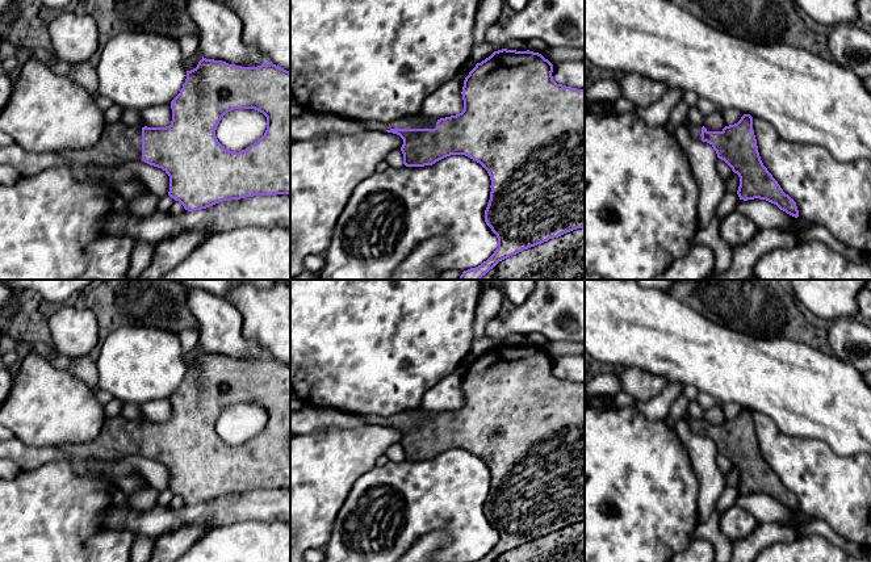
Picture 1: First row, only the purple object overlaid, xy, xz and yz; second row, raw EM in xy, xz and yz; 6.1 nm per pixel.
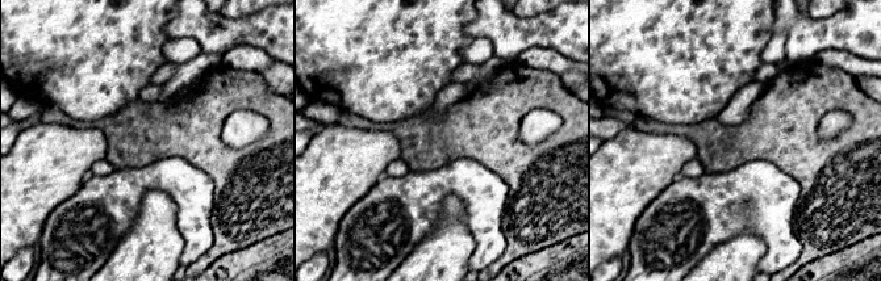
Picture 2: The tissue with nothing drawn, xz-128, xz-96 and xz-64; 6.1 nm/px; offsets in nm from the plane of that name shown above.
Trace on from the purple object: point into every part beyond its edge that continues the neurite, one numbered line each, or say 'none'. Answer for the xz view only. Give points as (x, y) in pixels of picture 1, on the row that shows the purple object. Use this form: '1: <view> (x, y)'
1: xz (413, 121)

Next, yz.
1: yz (695, 131)

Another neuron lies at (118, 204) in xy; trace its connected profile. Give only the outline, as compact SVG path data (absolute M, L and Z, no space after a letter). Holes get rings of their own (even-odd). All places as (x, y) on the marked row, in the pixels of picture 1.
M120 194L112 196L110 202L114 211L130 214L127 202Z

